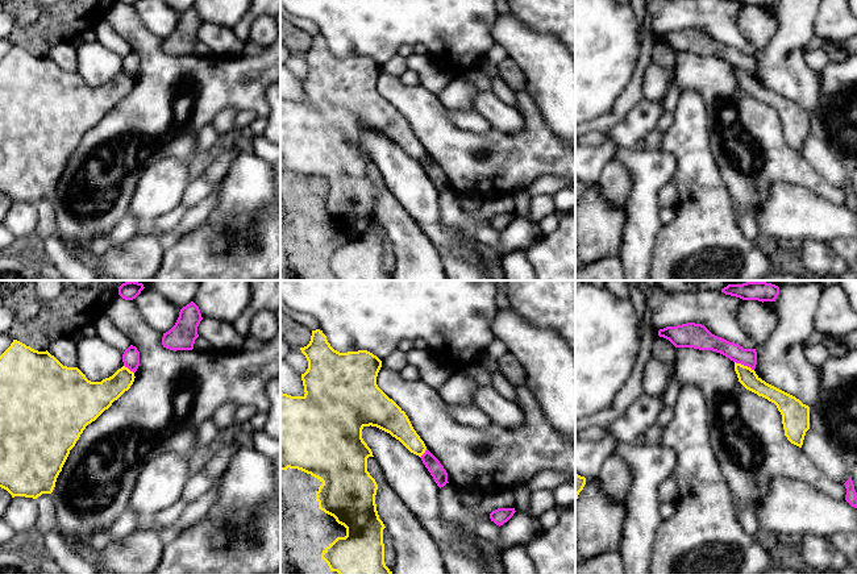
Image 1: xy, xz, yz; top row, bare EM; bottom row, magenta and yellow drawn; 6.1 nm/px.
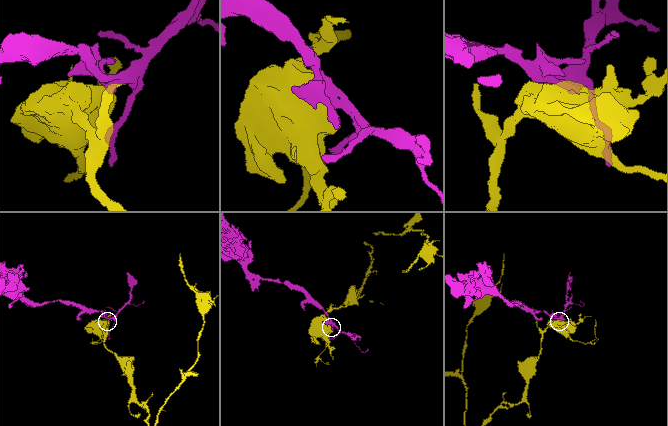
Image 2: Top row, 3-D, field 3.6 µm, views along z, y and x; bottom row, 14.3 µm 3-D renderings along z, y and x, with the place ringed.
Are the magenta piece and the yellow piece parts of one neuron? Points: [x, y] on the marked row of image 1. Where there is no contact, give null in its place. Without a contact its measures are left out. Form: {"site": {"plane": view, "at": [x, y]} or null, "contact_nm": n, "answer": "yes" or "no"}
{"site": {"plane": "yz", "at": [744, 365]}, "contact_nm": 130, "answer": "yes"}

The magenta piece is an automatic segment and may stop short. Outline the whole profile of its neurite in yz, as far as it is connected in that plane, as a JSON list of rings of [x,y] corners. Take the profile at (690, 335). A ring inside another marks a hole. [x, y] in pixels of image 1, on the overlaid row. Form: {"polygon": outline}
{"polygon": [[[687,323],[666,326],[658,336],[669,340],[675,348],[694,348],[720,353],[735,362],[739,382],[749,391],[774,403],[782,415],[787,440],[802,448],[806,432],[810,429],[810,407],[795,396],[766,383],[754,371],[757,365],[756,349],[744,349],[712,334],[704,325]]]}

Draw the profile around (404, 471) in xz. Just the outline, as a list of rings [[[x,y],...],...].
[[[363,427],[362,438],[371,449],[384,481],[432,538],[457,553],[473,550],[477,541],[473,528],[445,524],[441,520],[440,487],[421,458],[377,427]]]

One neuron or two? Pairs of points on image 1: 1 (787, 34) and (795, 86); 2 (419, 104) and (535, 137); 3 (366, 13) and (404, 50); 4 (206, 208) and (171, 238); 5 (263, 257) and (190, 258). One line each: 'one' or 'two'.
1: one
2: one
3: two
4: one
5: one

